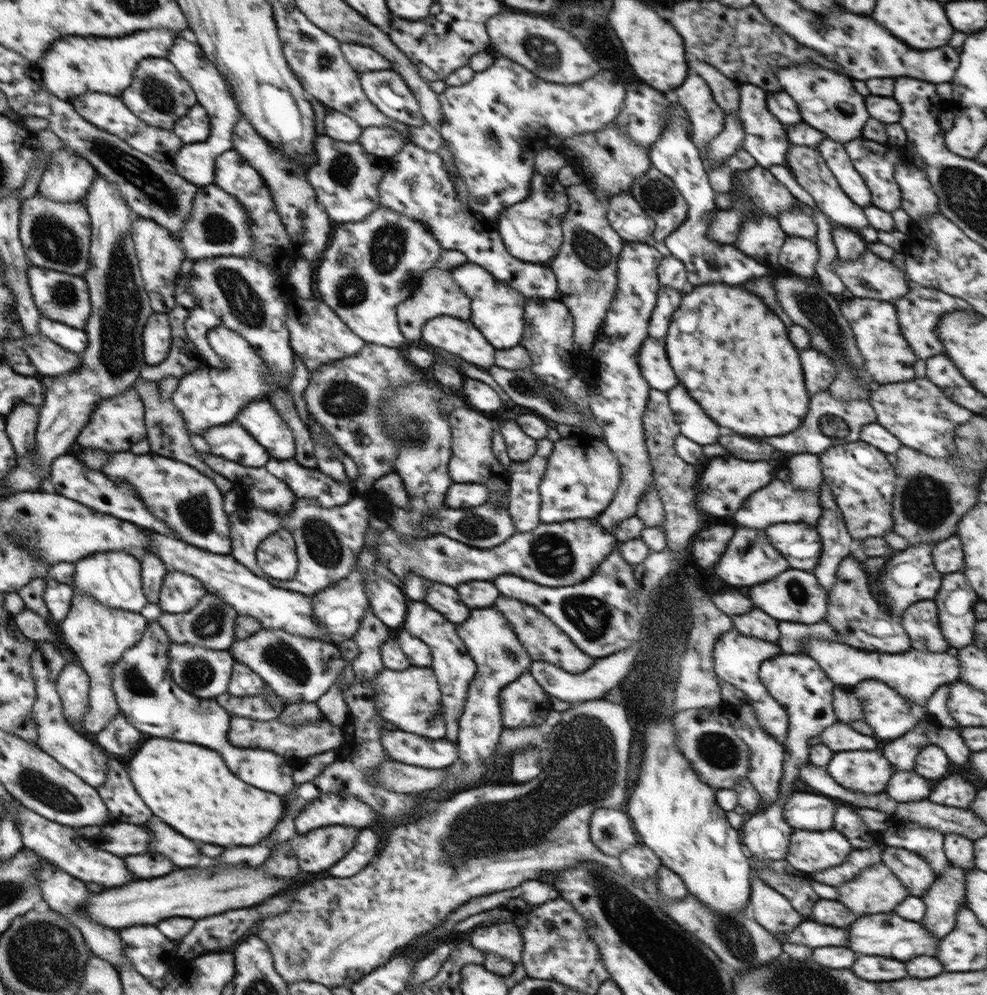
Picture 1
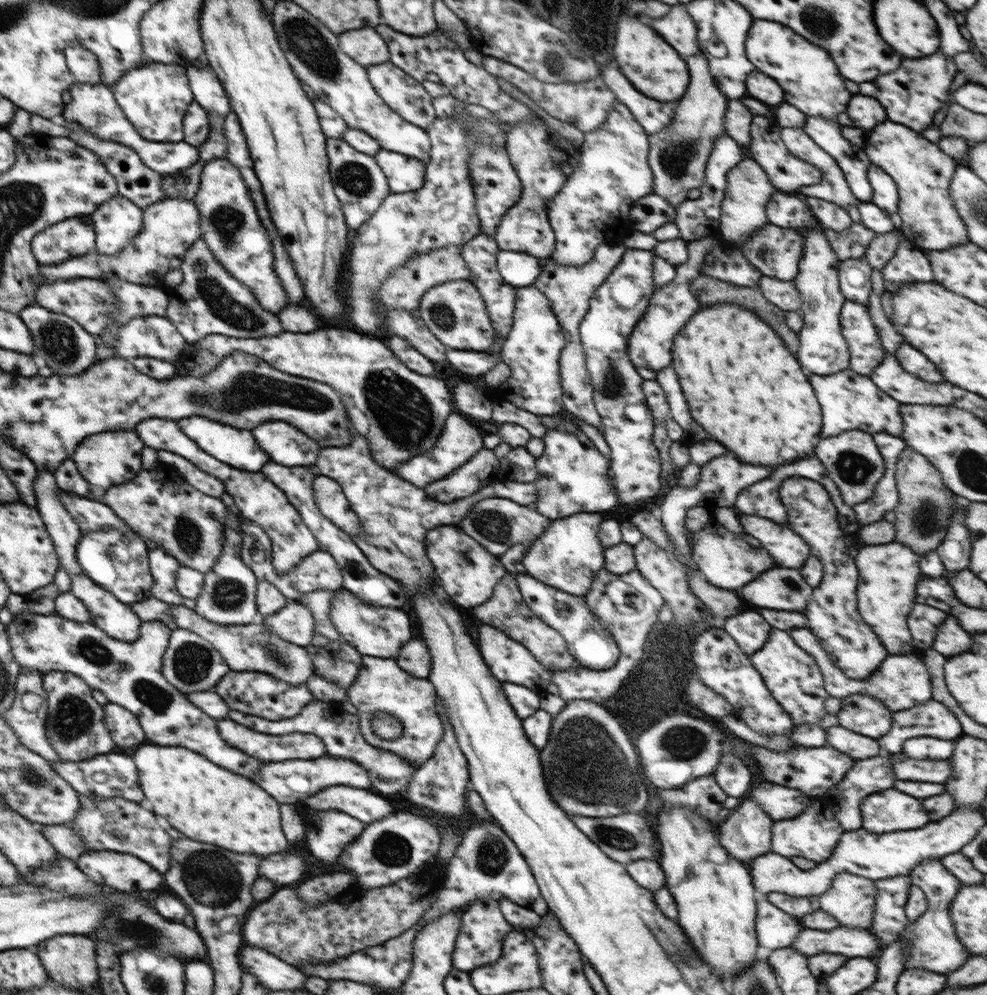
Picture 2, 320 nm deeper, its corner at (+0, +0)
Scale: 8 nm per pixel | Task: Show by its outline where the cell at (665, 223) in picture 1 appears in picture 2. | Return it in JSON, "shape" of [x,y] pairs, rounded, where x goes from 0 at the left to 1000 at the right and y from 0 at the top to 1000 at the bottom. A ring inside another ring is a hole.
{"shape":[[[713,53],[694,58],[698,70],[698,85],[693,97],[683,110],[682,123],[667,134],[658,136],[657,163],[663,176],[661,194],[674,199],[684,210],[697,200],[700,189],[709,189],[714,180],[714,169],[722,153],[724,141],[734,137],[737,101],[732,96],[719,63]]]}

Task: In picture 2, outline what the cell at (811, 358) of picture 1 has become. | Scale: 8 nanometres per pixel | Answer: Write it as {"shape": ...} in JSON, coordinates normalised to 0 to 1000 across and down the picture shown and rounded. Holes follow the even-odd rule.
{"shape":[[[832,227],[813,232],[815,251],[810,261],[810,272],[803,280],[813,306],[810,314],[815,328],[807,334],[811,340],[809,362],[815,370],[831,377],[847,376],[860,370],[861,355],[857,341],[852,335],[850,318],[856,305],[850,288],[850,267],[852,261],[843,251]]]}

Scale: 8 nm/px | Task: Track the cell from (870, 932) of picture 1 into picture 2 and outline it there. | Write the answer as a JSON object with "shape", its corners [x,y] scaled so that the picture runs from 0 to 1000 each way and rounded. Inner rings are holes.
{"shape":[[[845,933],[841,937],[831,935],[813,935],[802,953],[809,955],[815,961],[825,961],[835,957],[855,959],[859,963],[867,961],[883,961],[888,957],[888,943],[879,935],[867,935],[867,933]]]}

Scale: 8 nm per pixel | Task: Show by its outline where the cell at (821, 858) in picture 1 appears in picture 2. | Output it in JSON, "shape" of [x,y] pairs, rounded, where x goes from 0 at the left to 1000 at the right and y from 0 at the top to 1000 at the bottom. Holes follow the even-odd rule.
{"shape":[[[829,800],[827,804],[823,803],[822,807],[809,820],[801,823],[784,825],[781,830],[781,855],[802,862],[802,860],[813,860],[819,864],[832,867],[841,862],[847,846],[851,844],[851,838],[855,832],[851,832],[842,809],[834,800]]]}

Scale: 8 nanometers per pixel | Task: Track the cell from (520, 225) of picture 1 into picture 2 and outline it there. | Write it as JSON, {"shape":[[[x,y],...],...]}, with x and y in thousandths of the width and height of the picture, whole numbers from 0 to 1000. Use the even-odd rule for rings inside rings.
{"shape":[[[548,118],[522,125],[514,134],[511,149],[528,181],[529,195],[510,217],[499,241],[506,251],[533,254],[554,262],[563,246],[554,216],[555,201],[567,193],[572,182],[586,169],[589,152]]]}

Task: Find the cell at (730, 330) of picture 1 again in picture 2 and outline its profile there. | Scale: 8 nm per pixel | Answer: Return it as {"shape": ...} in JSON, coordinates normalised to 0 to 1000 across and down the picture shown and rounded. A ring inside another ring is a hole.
{"shape":[[[723,306],[719,310],[713,310],[709,312],[707,316],[703,316],[697,326],[691,330],[691,334],[685,338],[683,342],[683,348],[681,348],[681,364],[683,364],[683,370],[685,370],[685,376],[687,376],[687,382],[689,382],[689,388],[691,388],[691,394],[695,398],[695,404],[699,408],[699,414],[701,414],[701,420],[719,436],[719,440],[727,442],[729,446],[734,446],[740,454],[744,454],[752,464],[758,464],[758,466],[770,466],[770,468],[792,468],[792,466],[798,466],[798,464],[806,464],[811,460],[817,460],[817,458],[823,458],[825,456],[825,440],[831,436],[831,430],[833,430],[833,414],[831,414],[831,408],[829,408],[829,402],[825,398],[825,392],[819,384],[819,380],[813,376],[813,370],[809,366],[809,362],[798,354],[798,350],[794,348],[794,344],[790,342],[790,338],[786,338],[786,334],[782,334],[782,330],[778,326],[774,326],[766,316],[746,308],[746,306]]]}

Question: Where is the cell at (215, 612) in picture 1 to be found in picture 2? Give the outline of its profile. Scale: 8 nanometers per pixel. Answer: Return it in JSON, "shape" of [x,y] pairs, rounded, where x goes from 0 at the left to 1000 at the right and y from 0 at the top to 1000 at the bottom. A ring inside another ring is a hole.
{"shape":[[[238,511],[231,513],[226,525],[226,552],[220,567],[208,577],[206,594],[200,601],[197,612],[203,619],[217,627],[249,628],[262,623],[259,607],[260,582],[244,560],[245,532],[244,519],[237,516]]]}

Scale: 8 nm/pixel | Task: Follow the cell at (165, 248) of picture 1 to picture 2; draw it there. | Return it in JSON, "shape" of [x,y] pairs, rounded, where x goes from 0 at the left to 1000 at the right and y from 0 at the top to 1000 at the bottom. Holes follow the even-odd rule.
{"shape":[[[121,195],[103,204],[92,217],[97,235],[96,251],[108,256],[122,253],[144,229],[145,211]]]}

